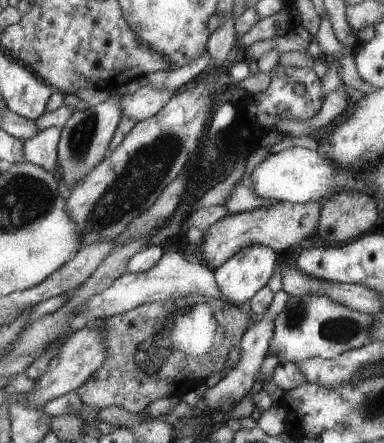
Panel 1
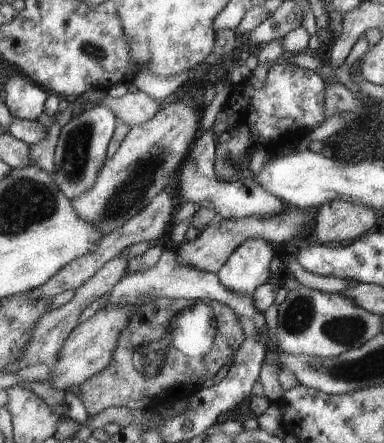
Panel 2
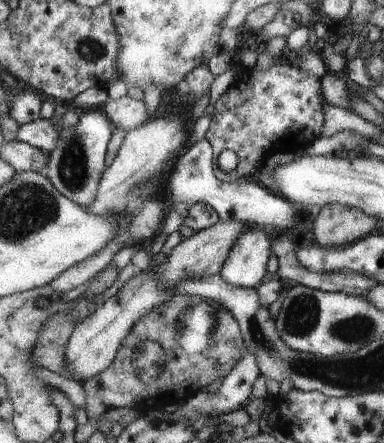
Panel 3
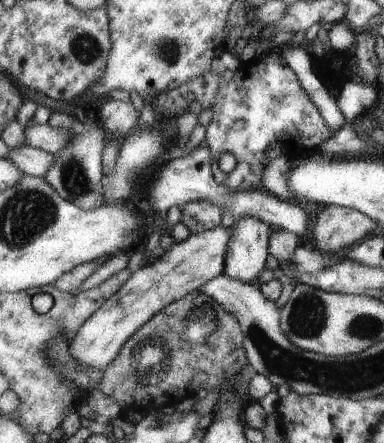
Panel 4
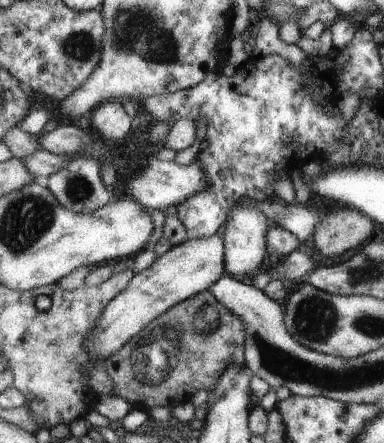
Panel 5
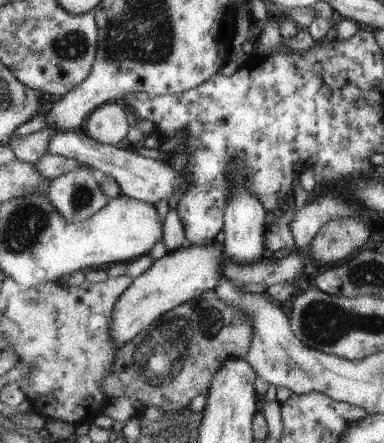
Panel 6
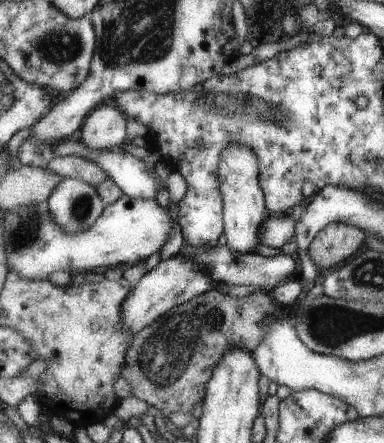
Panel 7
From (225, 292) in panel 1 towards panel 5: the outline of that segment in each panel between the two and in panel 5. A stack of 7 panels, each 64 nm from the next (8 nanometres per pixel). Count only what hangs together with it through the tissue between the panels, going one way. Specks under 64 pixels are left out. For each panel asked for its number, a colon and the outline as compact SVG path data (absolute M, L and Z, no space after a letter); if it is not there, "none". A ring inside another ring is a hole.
2: M263 238L245 240L229 260L219 268L217 276L229 290L251 296L269 278L269 262L273 258L273 246Z
3: M249 226L233 244L219 276L233 286L257 288L269 258L269 238L263 226Z
4: M243 216L233 222L231 238L227 242L227 256L223 274L241 280L243 284L255 284L257 272L265 270L269 228L255 216Z
5: M241 198L237 206L229 212L227 224L225 224L225 274L239 278L239 280L251 280L249 274L261 266L261 260L265 256L265 232L267 230L267 220L263 210L257 208L255 200Z

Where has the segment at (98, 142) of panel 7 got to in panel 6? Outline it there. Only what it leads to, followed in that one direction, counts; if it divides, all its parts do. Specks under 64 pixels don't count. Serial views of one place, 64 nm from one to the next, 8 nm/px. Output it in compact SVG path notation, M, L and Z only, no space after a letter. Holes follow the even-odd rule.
M119 102L101 104L85 118L81 130L103 146L117 146L117 142L125 140L129 128L125 114L125 106Z

